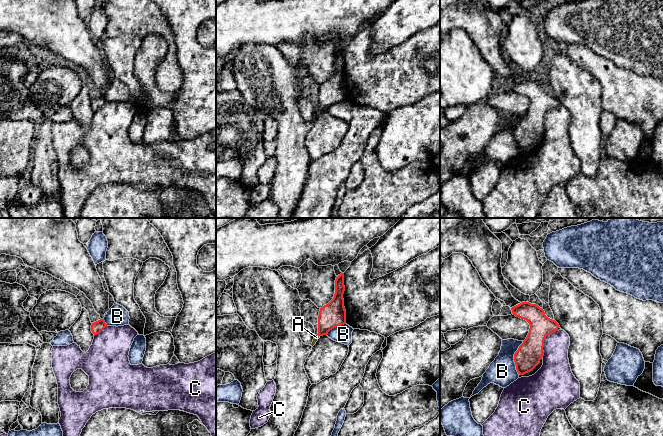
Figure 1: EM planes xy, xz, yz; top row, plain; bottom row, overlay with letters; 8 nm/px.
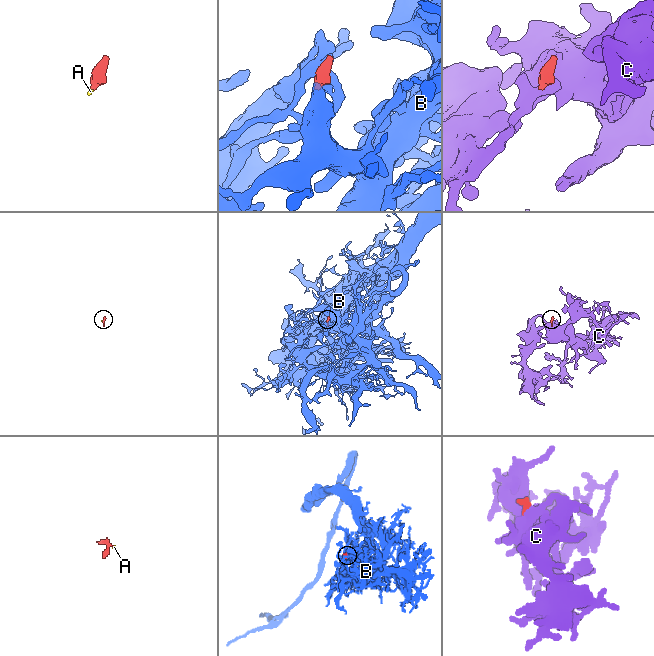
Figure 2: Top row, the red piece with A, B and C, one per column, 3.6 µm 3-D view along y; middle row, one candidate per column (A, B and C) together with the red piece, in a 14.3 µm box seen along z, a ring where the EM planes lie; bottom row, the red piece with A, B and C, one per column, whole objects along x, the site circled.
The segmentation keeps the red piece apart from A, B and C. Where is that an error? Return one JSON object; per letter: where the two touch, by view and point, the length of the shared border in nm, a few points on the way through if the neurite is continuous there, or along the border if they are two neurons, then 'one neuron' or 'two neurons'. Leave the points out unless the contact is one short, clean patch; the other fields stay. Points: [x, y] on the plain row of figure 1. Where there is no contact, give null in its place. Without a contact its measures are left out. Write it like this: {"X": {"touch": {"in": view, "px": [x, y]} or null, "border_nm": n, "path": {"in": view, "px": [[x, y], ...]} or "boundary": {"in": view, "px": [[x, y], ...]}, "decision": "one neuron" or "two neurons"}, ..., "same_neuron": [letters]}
{"A": {"touch": {"in": "xz", "px": [318, 111]}, "border_nm": 30, "decision": "one neuron"}, "B": {"touch": {"in": "yz", "px": [514, 134]}, "border_nm": 280, "decision": "two neurons"}, "C": {"touch": {"in": "yz", "px": [543, 117]}, "border_nm": 240, "decision": "two neurons"}, "same_neuron": ["A"]}

